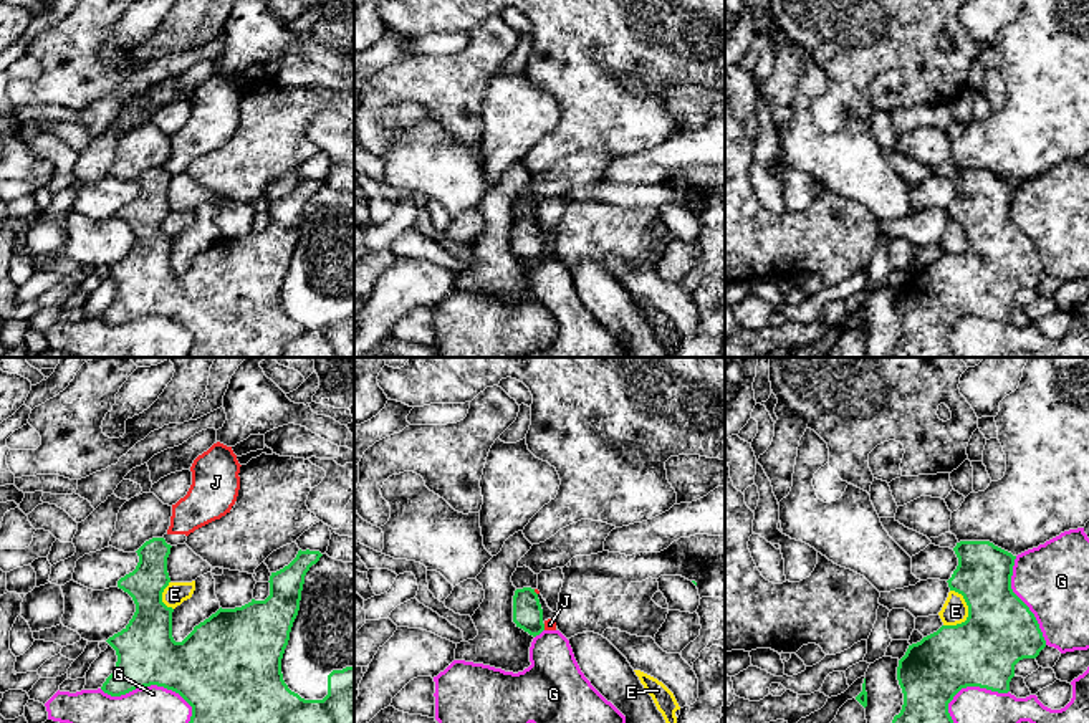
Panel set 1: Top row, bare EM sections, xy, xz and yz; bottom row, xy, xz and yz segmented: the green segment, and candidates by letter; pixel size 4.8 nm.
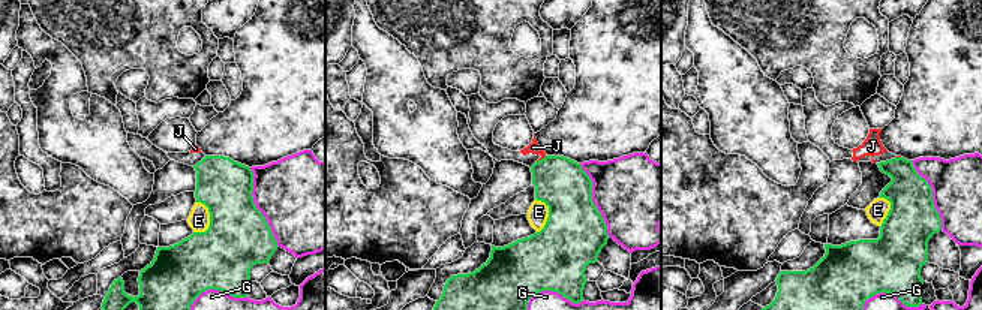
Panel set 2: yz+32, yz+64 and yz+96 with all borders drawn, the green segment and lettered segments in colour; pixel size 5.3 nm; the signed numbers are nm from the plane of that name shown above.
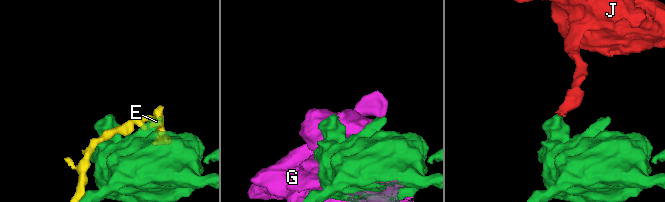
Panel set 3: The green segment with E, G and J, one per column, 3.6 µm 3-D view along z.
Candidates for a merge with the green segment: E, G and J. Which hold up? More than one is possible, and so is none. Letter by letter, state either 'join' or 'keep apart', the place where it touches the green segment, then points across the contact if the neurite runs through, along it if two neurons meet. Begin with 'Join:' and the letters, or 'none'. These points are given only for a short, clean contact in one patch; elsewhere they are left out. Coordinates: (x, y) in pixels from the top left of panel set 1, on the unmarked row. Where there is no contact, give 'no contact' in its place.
Join: none
E: keep apart; contact yz (969, 242)
G: keep apart; contact xy (149, 315)
J: keep apart; contact xz (543, 257); border xz (543, 253), (545, 258)

